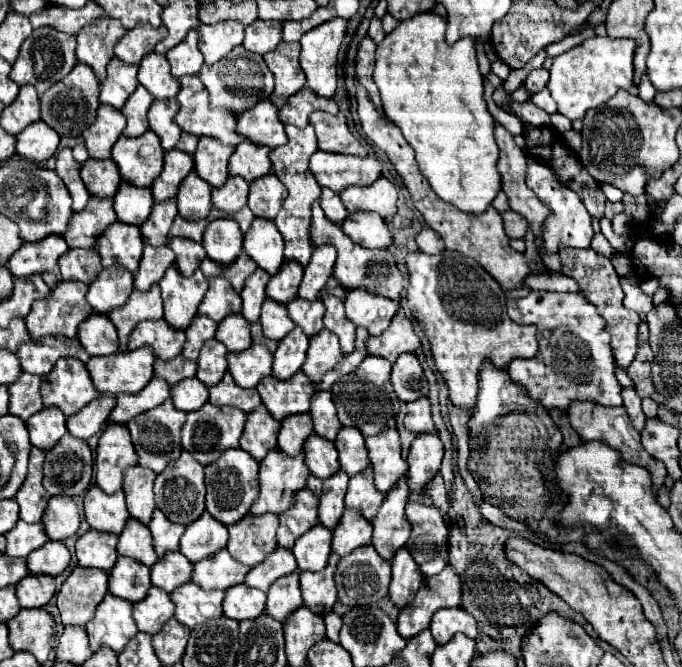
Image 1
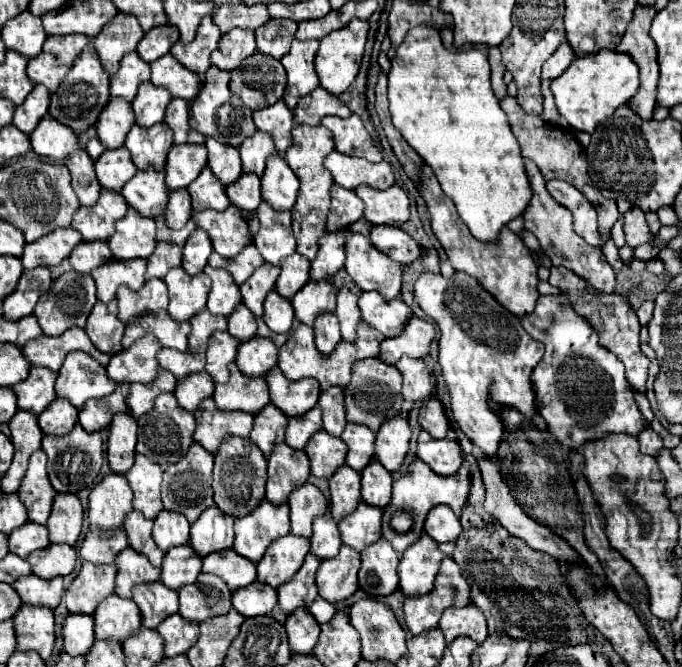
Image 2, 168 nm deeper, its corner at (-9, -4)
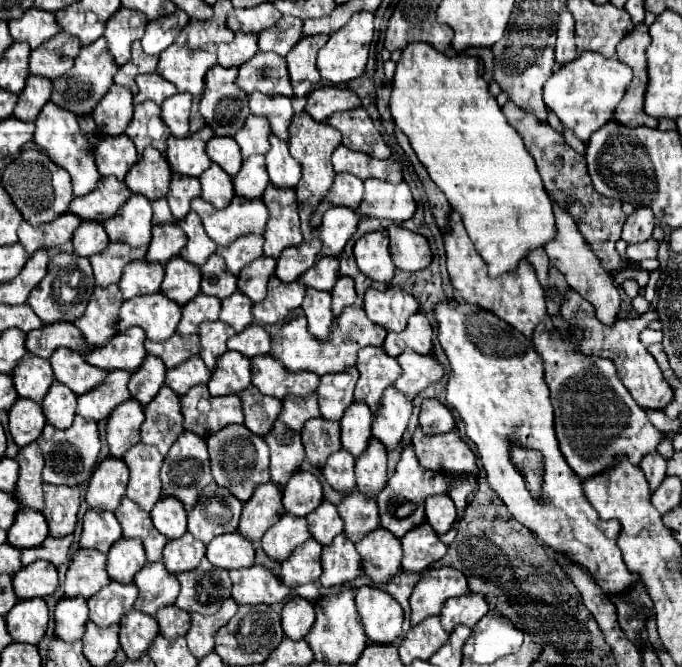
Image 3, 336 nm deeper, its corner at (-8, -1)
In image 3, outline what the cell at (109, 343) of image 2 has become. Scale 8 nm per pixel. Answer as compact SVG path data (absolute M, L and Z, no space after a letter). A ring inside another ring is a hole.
M116 284L108 288L96 288L84 316L74 324L90 344L106 346L106 342L110 342L110 338L118 332L118 312L122 302L122 292Z

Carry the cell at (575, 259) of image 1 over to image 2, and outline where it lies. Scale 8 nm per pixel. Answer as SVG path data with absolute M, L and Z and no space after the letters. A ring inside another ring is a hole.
M551 267L551 277L549 277L549 283L559 287L571 301L573 309L585 317L593 329L597 331L599 335L599 345L601 347L607 347L611 353L615 353L623 363L625 363L625 369L627 369L627 381L631 383L631 387L645 395L647 389L645 389L645 383L647 383L647 369L649 369L649 359L641 353L640 348L640 329L641 325L635 311L627 305L627 301L613 293L613 295L605 295L605 293L591 293L591 287L587 287L587 283L581 279L581 277L575 277L569 269L565 267Z

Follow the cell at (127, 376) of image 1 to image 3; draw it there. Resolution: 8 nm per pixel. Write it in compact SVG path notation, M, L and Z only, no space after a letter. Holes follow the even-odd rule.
M130 328L126 332L116 334L106 346L96 348L94 352L90 352L88 356L84 356L90 364L94 364L106 372L112 370L128 370L128 372L136 372L140 368L140 364L144 362L146 348L146 334L140 328Z

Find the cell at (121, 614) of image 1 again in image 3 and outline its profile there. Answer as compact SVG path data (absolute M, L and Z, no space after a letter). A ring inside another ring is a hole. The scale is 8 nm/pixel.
M110 582L98 594L88 598L90 620L102 628L120 624L122 618L132 610L136 598L138 598L138 588L134 584Z

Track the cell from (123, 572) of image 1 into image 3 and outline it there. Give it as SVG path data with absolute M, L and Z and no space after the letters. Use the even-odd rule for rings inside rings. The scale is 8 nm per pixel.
M120 538L108 552L108 576L130 584L134 574L146 566L146 554L138 538Z

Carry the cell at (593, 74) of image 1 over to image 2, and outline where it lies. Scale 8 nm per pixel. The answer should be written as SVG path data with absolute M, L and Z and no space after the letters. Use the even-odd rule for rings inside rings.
M603 49L591 57L577 57L561 77L551 81L551 93L559 113L575 131L593 133L605 119L609 119L619 105L631 101L639 89L639 69L625 53Z

